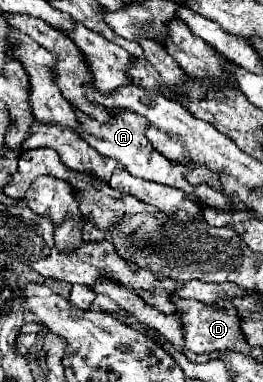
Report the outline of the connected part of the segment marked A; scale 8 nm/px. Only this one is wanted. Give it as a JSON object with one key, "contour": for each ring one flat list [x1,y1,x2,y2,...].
{"contour":[[81,110,75,112,77,122,79,122,79,124,75,126,77,134,79,134,87,144,91,144,99,154,105,154,105,156,109,156,109,158,115,158,115,160,117,160,129,174,133,174,133,176,139,176,139,178,145,178,145,180,151,180,151,182,159,182,159,184,165,184,165,186,179,188,179,190,183,190,189,198,193,198,193,200,199,200,199,198,201,198,201,202,205,200,205,204,209,204,209,206,231,208,231,206,229,206,229,200,227,200,223,194,217,194,217,192,209,190,209,186,191,186,191,184,187,182,187,178,185,178,185,166,173,164,171,160,167,160,163,154,159,154,159,152,151,146,151,142,145,138,147,122,145,122,141,116,137,116,137,114,129,112,129,110,109,110,109,114,111,114,111,120,109,120,107,124,101,124,101,122,93,120,91,116,83,114]]}

